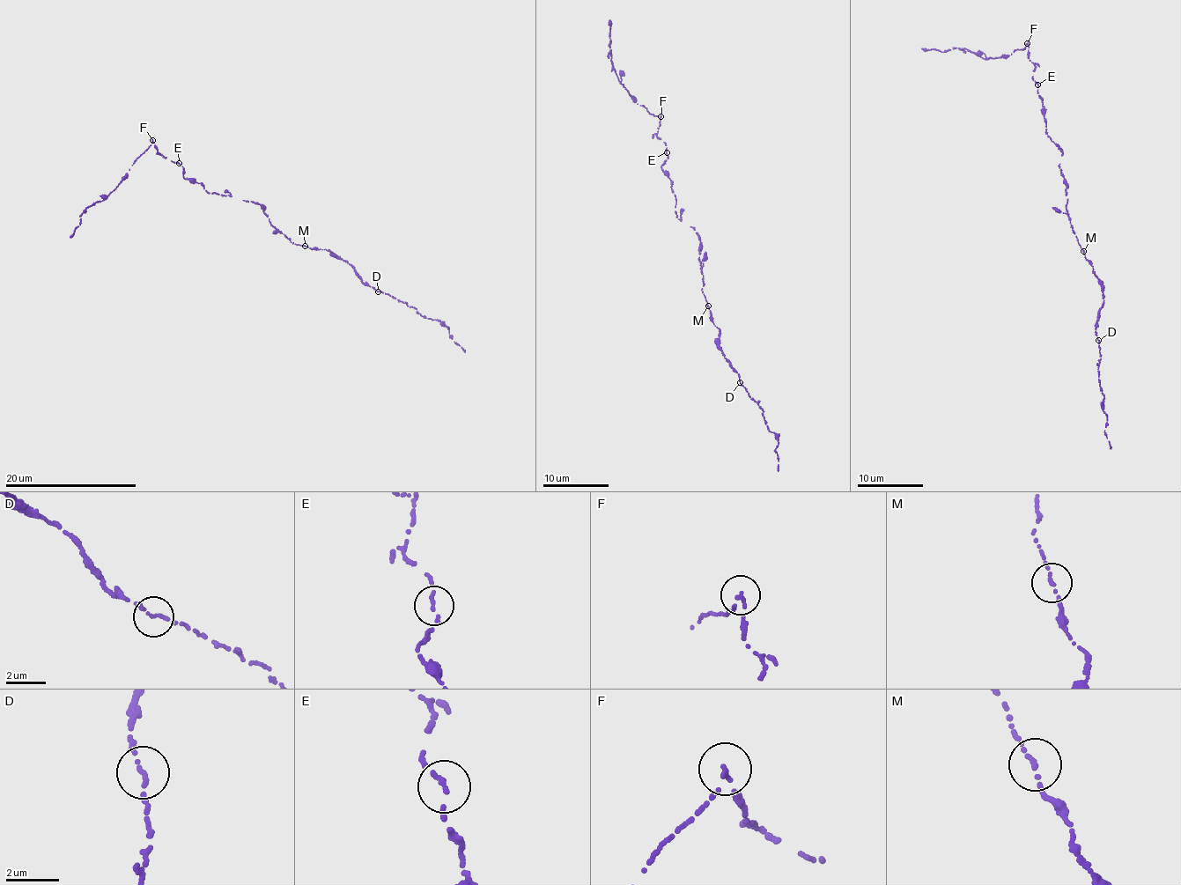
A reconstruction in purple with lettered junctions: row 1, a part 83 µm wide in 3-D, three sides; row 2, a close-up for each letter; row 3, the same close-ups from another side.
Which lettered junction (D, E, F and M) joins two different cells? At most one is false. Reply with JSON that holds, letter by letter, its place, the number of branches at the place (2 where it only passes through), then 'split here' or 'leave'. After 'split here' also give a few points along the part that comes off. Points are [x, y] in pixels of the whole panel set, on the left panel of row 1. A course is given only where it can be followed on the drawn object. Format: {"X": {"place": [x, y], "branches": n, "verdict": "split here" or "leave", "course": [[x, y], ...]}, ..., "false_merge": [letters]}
{"D": {"place": [378, 291], "branches": 2, "verdict": "leave"}, "E": {"place": [179, 163], "branches": 2, "verdict": "leave"}, "F": {"place": [152, 140], "branches": 2, "verdict": "split here", "course": [[153, 139], [107, 195], [87, 206], [82, 214], [80, 225], [70, 237]]}, "M": {"place": [305, 246], "branches": 2, "verdict": "leave"}, "false_merge": ["F"]}

